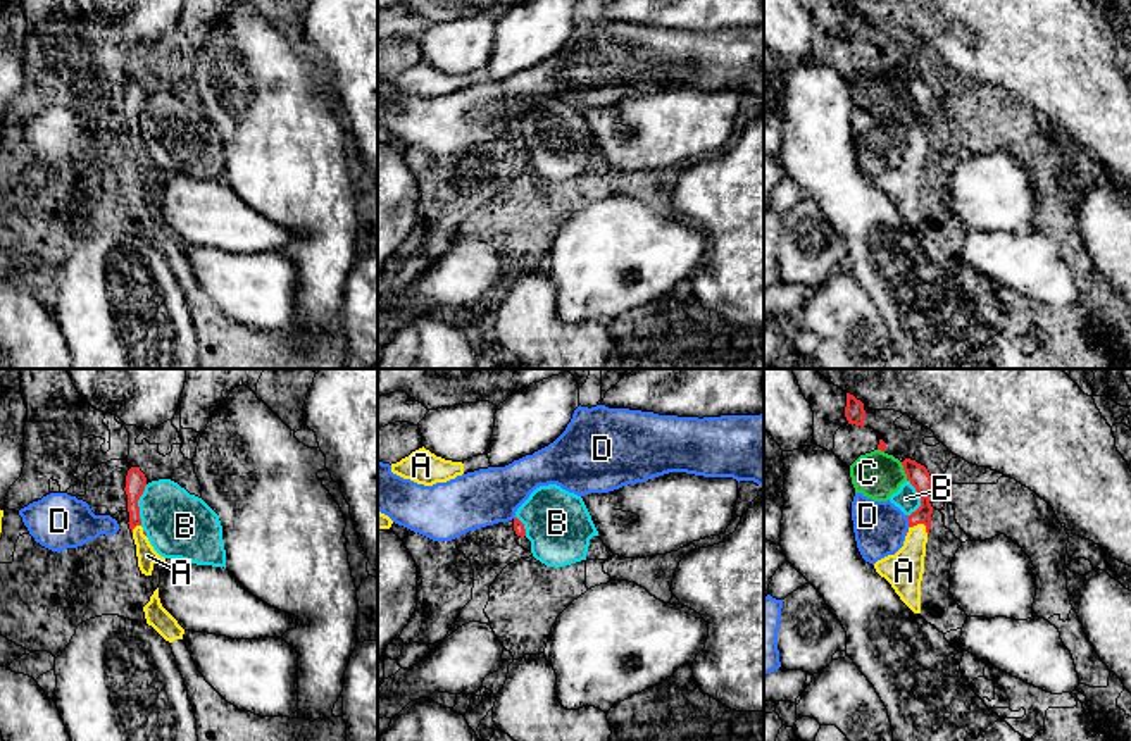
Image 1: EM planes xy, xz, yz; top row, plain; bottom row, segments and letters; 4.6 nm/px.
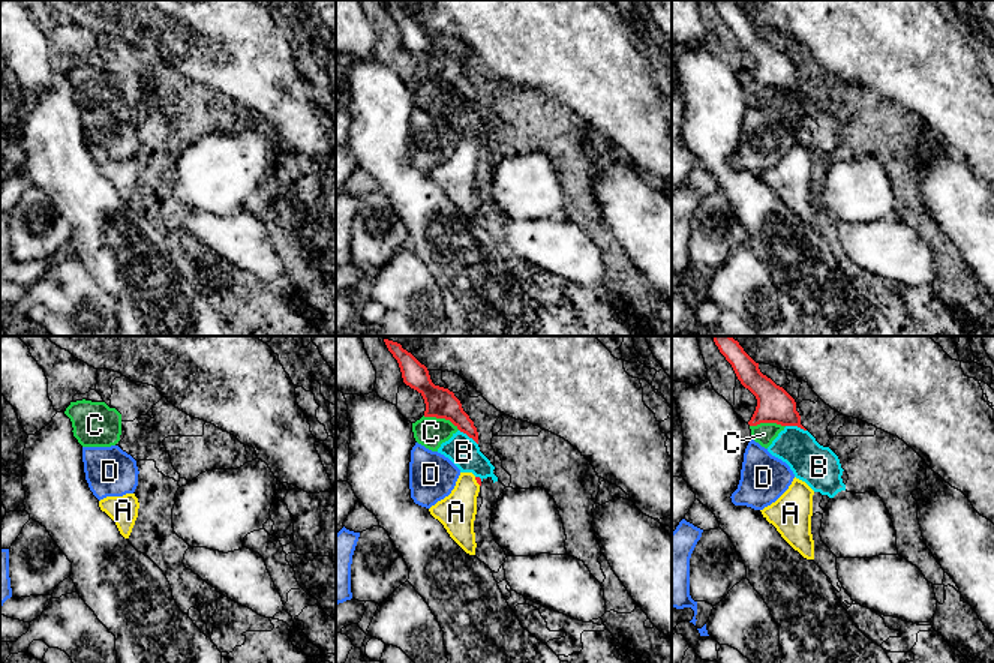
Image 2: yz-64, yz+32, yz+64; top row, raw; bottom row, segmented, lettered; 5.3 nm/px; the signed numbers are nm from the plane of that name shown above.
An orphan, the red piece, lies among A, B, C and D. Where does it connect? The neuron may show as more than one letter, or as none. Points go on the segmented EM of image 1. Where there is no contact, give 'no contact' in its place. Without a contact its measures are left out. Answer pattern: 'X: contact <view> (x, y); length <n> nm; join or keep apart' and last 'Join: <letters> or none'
A: contact yz (921, 523); length 100 nm; join
B: contact xy (137, 505); length 190 nm; keep apart
C: contact yz (904, 469); length 90 nm; keep apart
D: contact yz (909, 521); length 60 nm; keep apart
Join: A

